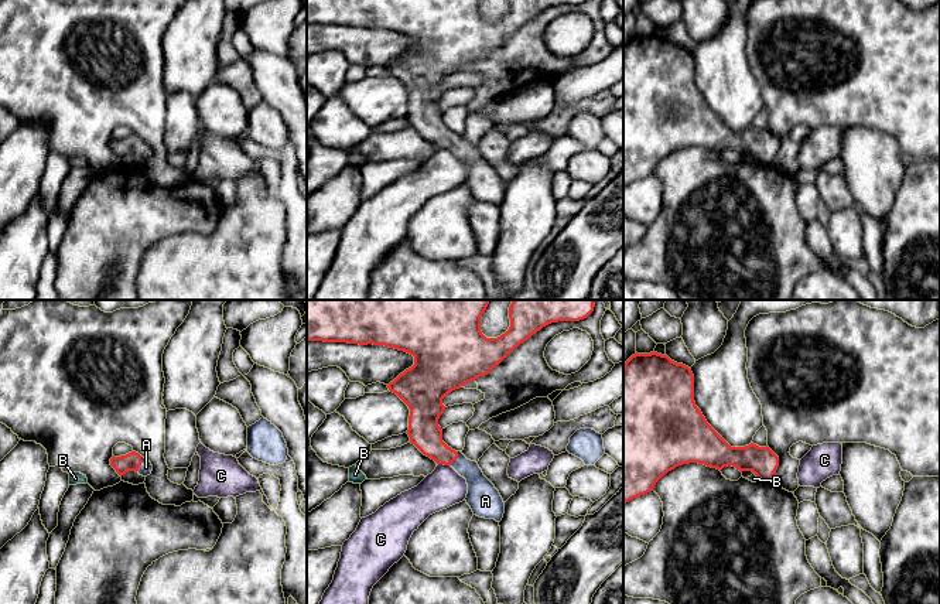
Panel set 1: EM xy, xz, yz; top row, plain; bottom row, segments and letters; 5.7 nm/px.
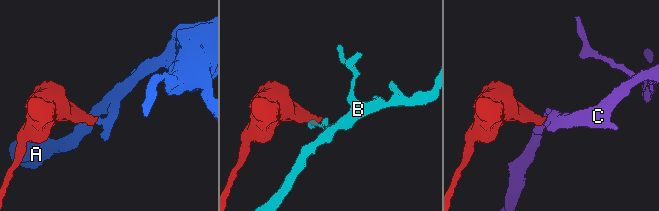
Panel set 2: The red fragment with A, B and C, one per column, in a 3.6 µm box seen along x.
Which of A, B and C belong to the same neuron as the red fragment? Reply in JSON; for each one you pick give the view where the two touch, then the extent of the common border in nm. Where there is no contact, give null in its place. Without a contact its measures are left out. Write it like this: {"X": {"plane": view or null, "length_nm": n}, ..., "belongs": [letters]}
{"A": {"plane": "xy", "length_nm": 90}, "belongs": ["A"]}

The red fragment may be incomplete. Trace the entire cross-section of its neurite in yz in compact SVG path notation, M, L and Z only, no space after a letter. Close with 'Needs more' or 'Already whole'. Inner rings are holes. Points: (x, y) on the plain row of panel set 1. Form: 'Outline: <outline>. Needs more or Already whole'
Outline: M654 34L636 35L623 50L623 187L653 174L664 157L690 146L719 154L732 149L741 156L752 154L760 164L772 164L779 140L768 129L731 130L695 89L691 52Z. Already whole

